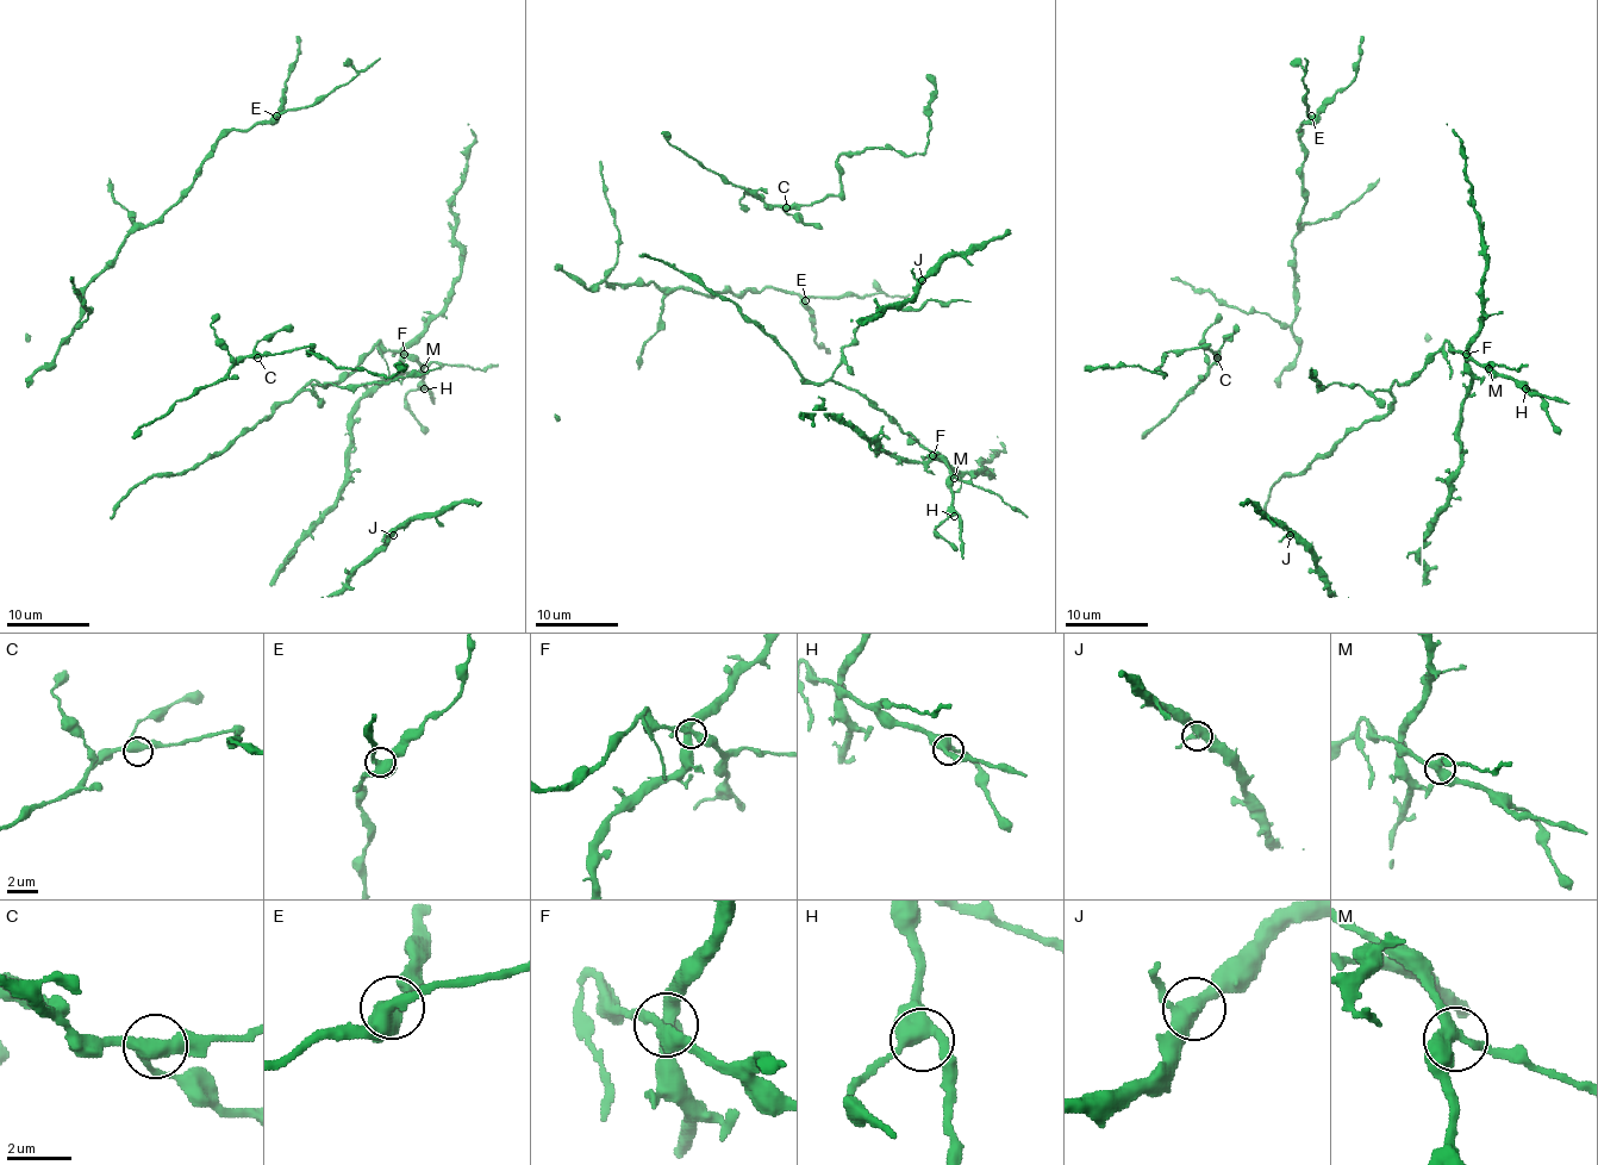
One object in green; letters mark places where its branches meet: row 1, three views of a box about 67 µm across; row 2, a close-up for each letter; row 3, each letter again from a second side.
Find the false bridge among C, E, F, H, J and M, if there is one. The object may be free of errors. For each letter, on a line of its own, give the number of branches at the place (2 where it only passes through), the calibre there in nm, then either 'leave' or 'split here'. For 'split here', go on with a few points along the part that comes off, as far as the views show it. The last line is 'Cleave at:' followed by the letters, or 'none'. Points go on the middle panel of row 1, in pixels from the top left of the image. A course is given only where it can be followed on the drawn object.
C: 3 branches meet; 400 nm thick; leave
E: 5 branches meet; 440 nm thick; leave
F: 5 branches meet; 440 nm thick; leave
H: 3 branches meet; 440 nm thick; leave
J: 3 branches meet; 400 nm thick; leave
M: 3 branches meet; 400 nm thick; leave
Cleave at: none

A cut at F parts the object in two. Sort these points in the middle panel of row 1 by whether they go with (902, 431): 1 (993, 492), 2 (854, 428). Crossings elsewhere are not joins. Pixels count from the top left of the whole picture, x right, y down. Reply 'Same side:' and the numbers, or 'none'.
Same side: 1

